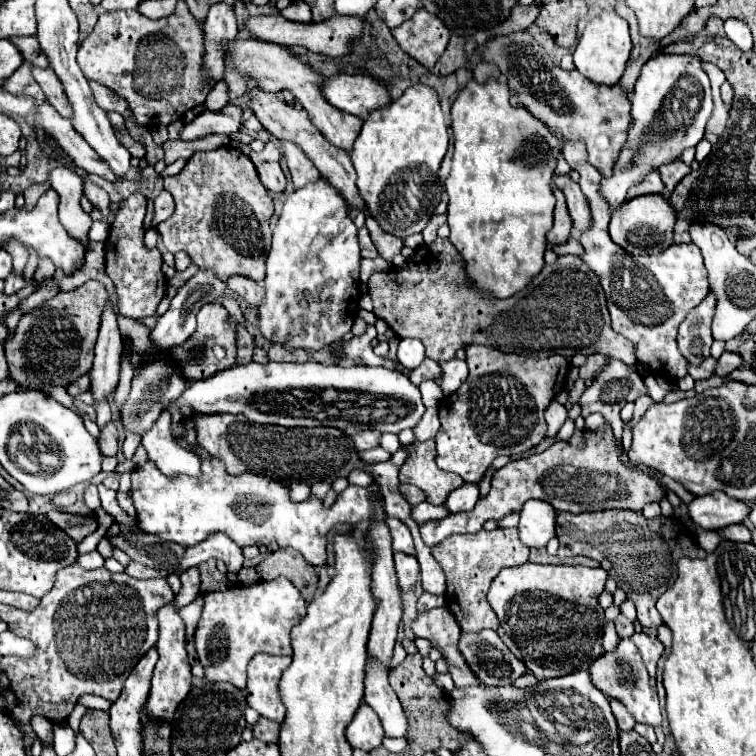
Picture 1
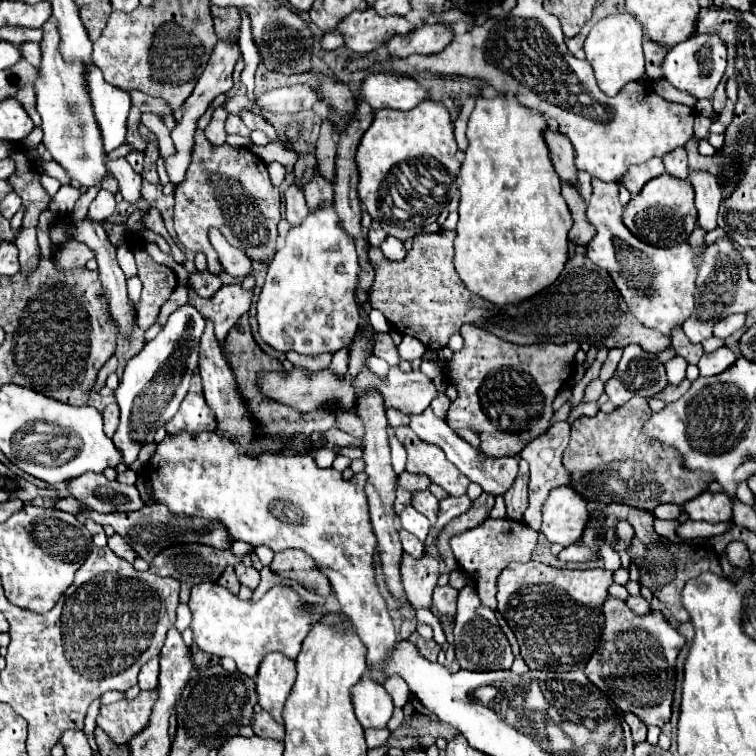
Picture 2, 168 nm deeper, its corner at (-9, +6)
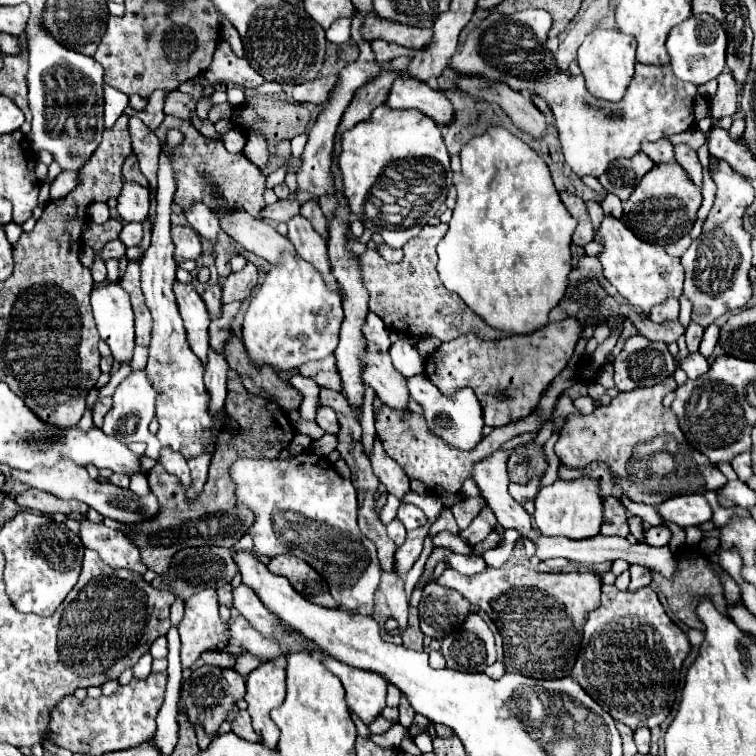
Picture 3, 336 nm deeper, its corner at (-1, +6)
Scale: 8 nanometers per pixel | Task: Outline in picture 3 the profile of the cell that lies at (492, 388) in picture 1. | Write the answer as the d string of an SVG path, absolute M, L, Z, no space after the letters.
M574 318L548 324L534 334L506 336L500 340L482 340L476 334L464 334L456 340L442 342L424 362L424 376L446 396L460 388L472 388L484 412L484 422L502 428L510 422L530 416L550 386L550 382L566 368L582 326Z

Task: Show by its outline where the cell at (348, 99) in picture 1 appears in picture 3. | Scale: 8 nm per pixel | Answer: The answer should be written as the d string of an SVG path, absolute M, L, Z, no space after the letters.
M396 78L388 92L386 106L398 110L416 108L438 124L448 124L454 114L454 108L444 92L434 90L430 84L416 78Z

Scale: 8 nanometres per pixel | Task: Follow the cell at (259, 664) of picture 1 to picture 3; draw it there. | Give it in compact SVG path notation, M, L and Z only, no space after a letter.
M262 662L246 678L248 712L252 716L254 730L260 734L260 742L276 748L278 728L270 718L270 710L278 708L286 696L286 672L276 662Z

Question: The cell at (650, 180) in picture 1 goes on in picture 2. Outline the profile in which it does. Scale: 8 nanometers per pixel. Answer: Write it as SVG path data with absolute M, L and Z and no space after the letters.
M652 158L648 162L644 162L644 164L638 164L638 166L628 168L628 172L620 178L620 184L626 186L632 196L636 196L648 180L652 180L652 178L664 174L664 172L666 170L664 170L662 160L660 158Z

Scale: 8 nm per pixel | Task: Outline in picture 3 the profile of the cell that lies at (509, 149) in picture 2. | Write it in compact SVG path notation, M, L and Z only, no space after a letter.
M488 124L488 132L484 132L482 136L474 136L472 140L468 140L460 152L462 158L462 176L460 182L456 182L456 190L458 190L458 198L456 198L456 208L454 208L454 216L450 220L450 230L446 232L446 236L442 238L442 242L438 244L438 274L442 284L450 290L456 292L478 316L484 316L484 320L492 326L492 328L500 328L506 332L514 332L514 334L526 334L530 330L536 330L540 326L546 324L548 320L548 312L560 302L560 298L564 296L566 284L568 284L568 272L572 270L572 256L570 256L570 238L572 232L576 228L576 220L568 214L568 210L564 208L548 166L544 164L544 160L526 144L522 142L518 136L514 136L512 132L508 132L504 126L500 124Z

